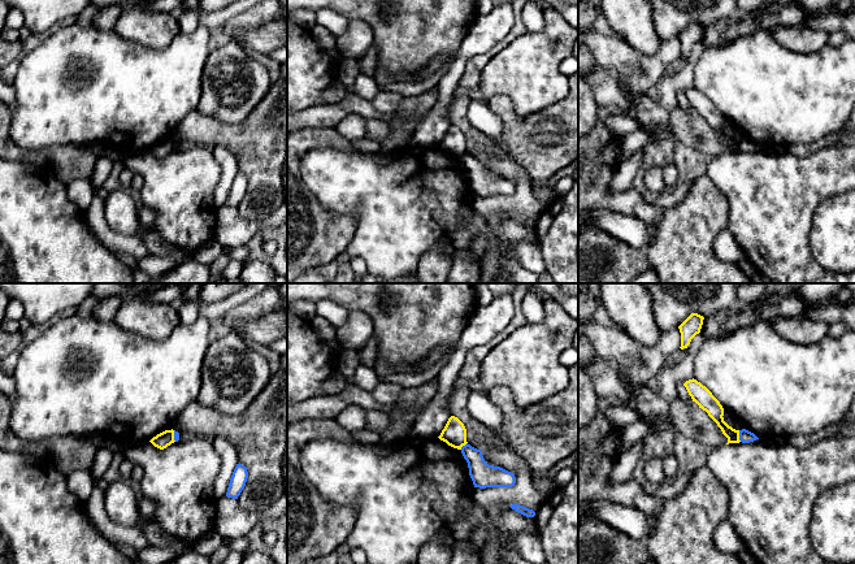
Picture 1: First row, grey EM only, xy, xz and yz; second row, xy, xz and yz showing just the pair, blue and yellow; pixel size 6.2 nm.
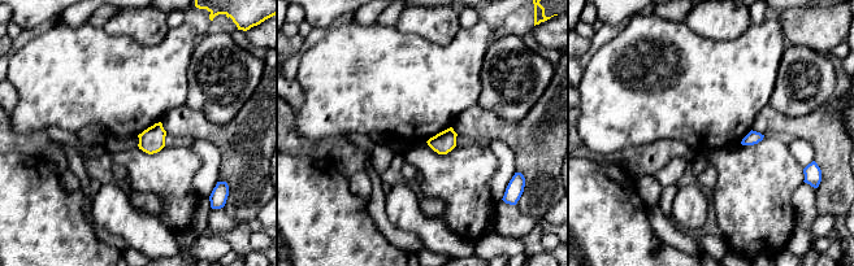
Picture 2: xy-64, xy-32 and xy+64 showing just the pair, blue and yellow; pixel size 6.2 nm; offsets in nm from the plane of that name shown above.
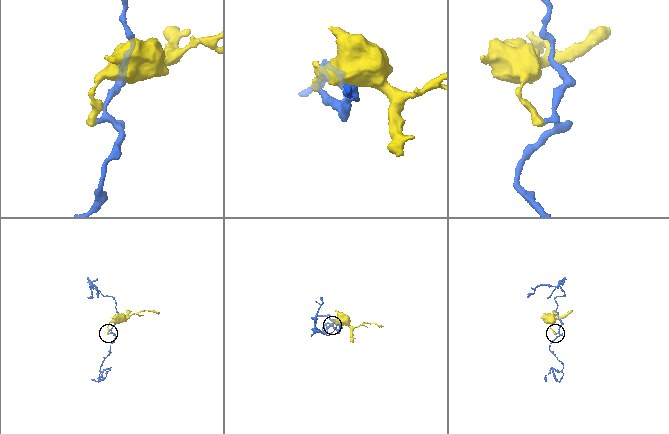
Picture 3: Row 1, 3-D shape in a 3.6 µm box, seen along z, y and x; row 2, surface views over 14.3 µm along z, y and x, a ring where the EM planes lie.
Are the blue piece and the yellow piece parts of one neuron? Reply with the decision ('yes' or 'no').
no

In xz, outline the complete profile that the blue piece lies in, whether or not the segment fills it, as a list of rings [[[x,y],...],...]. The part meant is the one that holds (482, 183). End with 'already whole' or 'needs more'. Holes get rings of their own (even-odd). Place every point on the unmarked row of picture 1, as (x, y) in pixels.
[[[466,152],[461,156],[461,162],[468,172],[469,185],[474,196],[486,198],[515,195],[515,183],[500,175],[489,174],[485,170],[481,159]]]; already whole

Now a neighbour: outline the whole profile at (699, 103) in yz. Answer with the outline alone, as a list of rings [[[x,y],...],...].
[[[689,88],[683,92],[693,110],[706,120],[708,125],[717,133],[722,143],[728,147],[728,152],[739,152],[739,139],[733,138],[724,130],[724,117],[712,101],[696,88]]]

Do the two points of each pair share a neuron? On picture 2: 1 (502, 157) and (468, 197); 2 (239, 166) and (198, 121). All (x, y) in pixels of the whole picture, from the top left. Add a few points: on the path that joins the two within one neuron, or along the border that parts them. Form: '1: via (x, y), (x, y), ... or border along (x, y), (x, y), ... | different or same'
1: border along (486, 144), (497, 160), (491, 192) | different
2: via (234, 155), (209, 131) | same

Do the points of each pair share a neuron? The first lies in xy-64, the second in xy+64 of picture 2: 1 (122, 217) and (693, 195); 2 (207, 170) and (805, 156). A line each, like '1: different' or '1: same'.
1: same
2: same

